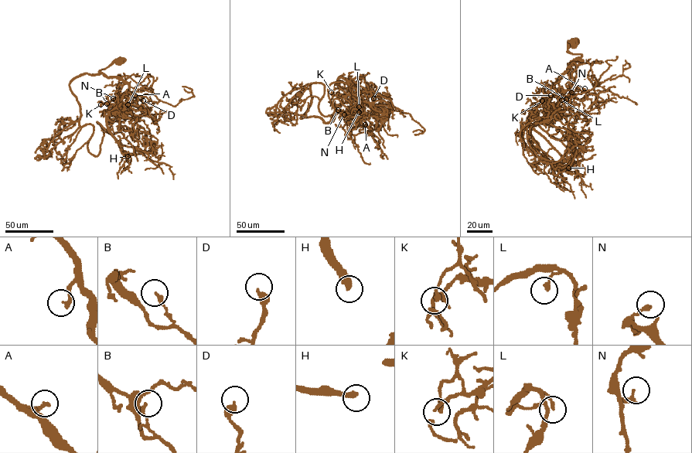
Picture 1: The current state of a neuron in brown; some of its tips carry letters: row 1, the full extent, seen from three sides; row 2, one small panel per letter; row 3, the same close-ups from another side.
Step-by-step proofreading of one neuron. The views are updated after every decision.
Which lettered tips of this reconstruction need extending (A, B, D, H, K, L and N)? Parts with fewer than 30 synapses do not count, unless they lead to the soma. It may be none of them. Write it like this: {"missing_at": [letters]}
{"missing_at": ["A", "H"]}

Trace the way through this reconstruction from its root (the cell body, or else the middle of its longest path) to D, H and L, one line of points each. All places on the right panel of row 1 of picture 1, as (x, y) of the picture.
D: (574, 42), (570, 42), (568, 50), (581, 56), (569, 64), (543, 99), (547, 103), (550, 95)
H: (574, 42), (568, 50), (581, 56), (569, 64), (536, 104), (526, 132), (530, 145), (548, 161), (568, 168)
L: (574, 42), (570, 42), (568, 50), (581, 56), (569, 64), (568, 89), (557, 102), (560, 99), (561, 100)

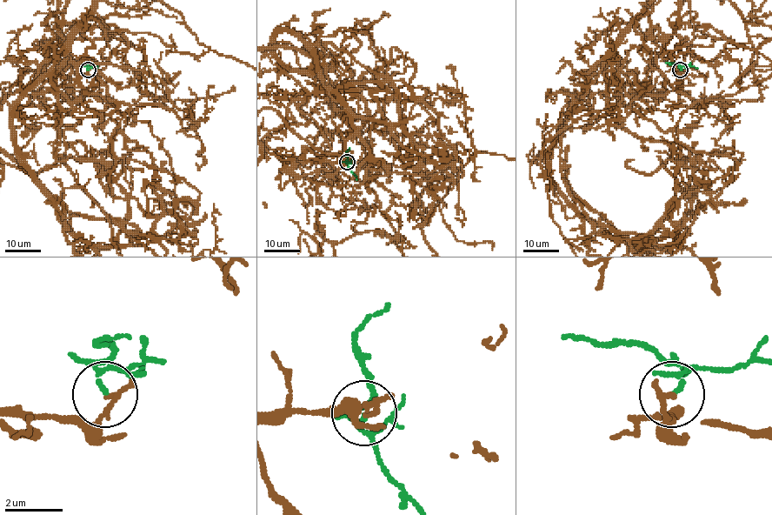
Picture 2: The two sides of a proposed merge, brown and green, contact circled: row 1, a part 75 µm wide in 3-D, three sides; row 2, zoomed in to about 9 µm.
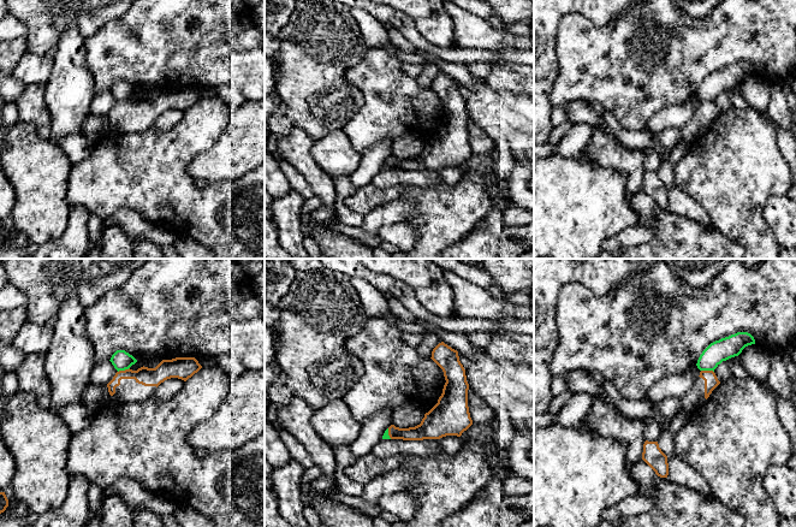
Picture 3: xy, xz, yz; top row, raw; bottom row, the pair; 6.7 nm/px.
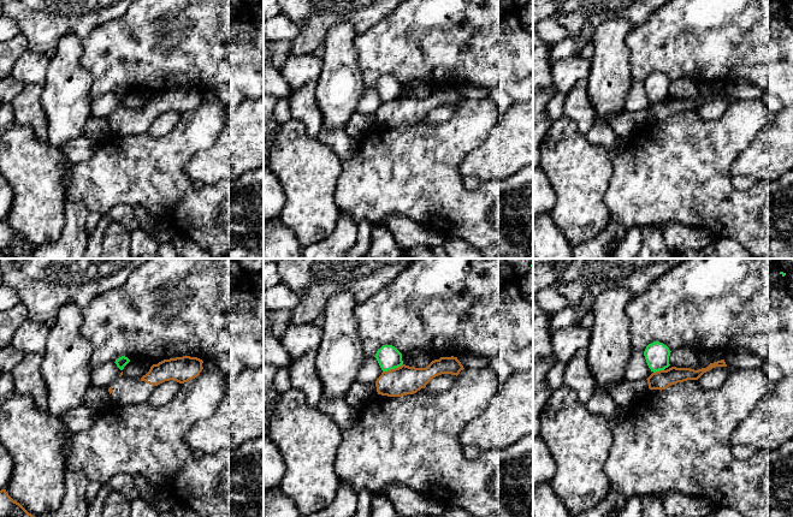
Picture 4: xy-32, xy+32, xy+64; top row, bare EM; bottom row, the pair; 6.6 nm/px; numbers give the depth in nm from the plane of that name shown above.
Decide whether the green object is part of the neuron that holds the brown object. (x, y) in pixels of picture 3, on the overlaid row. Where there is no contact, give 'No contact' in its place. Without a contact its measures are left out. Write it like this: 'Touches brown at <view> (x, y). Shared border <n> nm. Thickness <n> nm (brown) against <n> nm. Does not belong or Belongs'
Touches brown at yz (707, 371). Shared border 90 nm. Thickness 100 nm (brown) against 150 nm. Does not belong

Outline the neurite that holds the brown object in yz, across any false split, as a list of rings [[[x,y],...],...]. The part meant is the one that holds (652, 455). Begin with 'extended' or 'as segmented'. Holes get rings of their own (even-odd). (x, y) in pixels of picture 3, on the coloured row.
as segmented | [[[644,442],[642,460],[655,472],[658,476],[667,478],[667,456],[661,451],[658,442]]]

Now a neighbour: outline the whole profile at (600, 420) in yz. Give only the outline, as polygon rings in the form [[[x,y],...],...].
[[[594,395],[589,413],[581,420],[588,432],[626,444],[626,468],[642,460],[644,426],[640,418],[628,419],[611,410],[600,395]]]

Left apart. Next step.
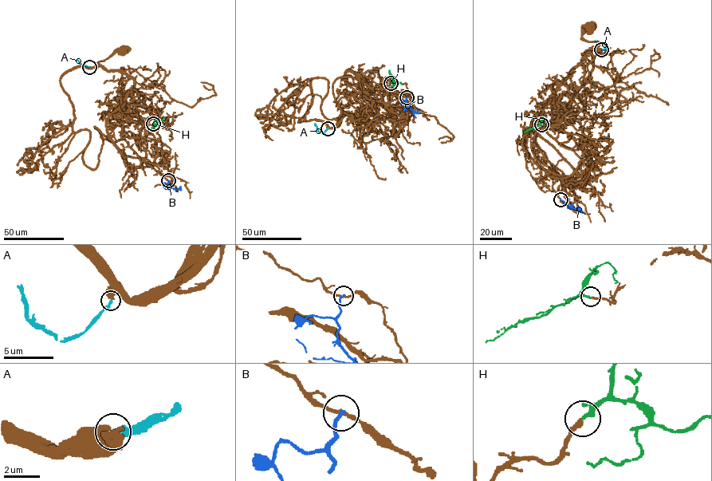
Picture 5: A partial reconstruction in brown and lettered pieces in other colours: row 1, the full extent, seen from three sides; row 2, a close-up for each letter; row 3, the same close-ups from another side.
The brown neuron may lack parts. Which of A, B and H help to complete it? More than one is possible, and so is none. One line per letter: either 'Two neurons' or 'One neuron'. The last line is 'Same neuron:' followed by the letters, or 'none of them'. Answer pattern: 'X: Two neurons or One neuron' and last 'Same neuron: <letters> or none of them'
A: Two neurons
B: Two neurons
H: One neuron
Same neuron: H

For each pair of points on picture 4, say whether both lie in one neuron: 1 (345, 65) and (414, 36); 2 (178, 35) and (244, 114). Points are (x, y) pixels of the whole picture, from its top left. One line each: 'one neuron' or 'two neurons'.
1: two neurons
2: two neurons

